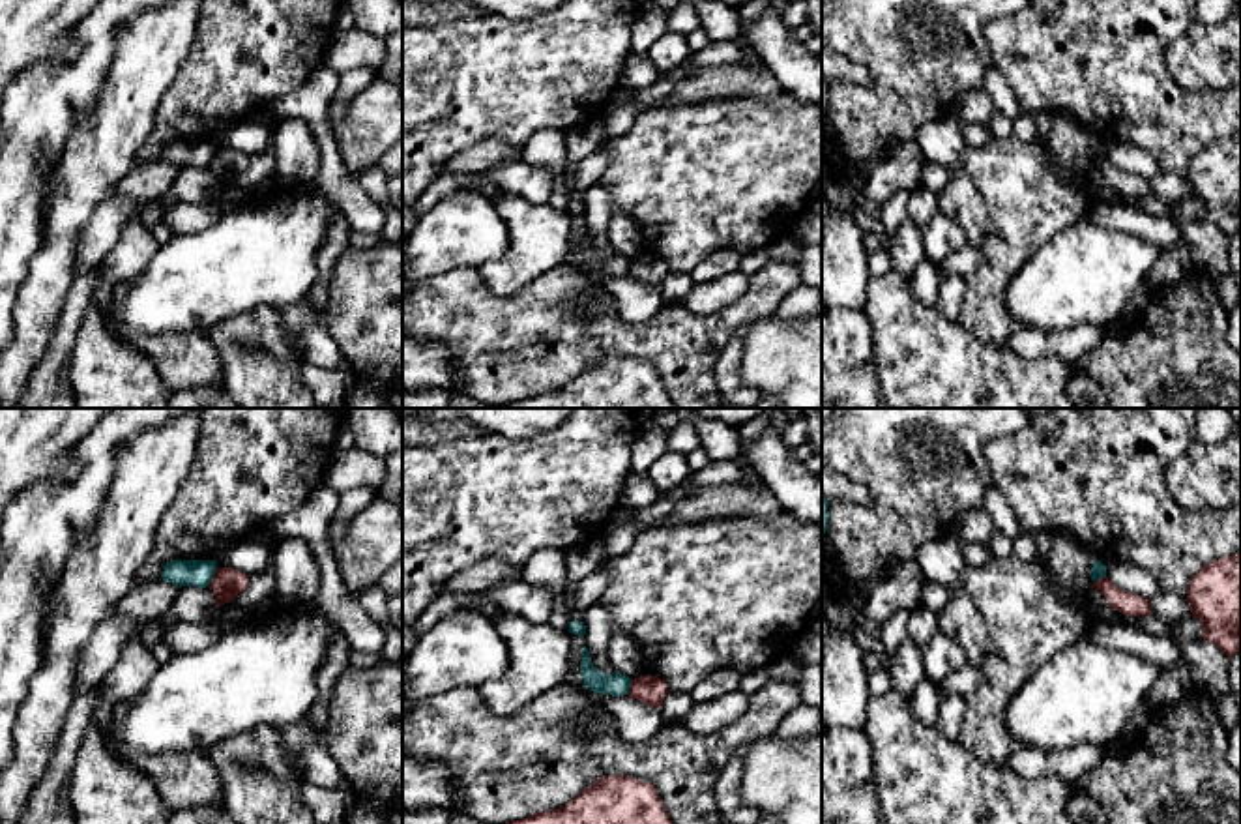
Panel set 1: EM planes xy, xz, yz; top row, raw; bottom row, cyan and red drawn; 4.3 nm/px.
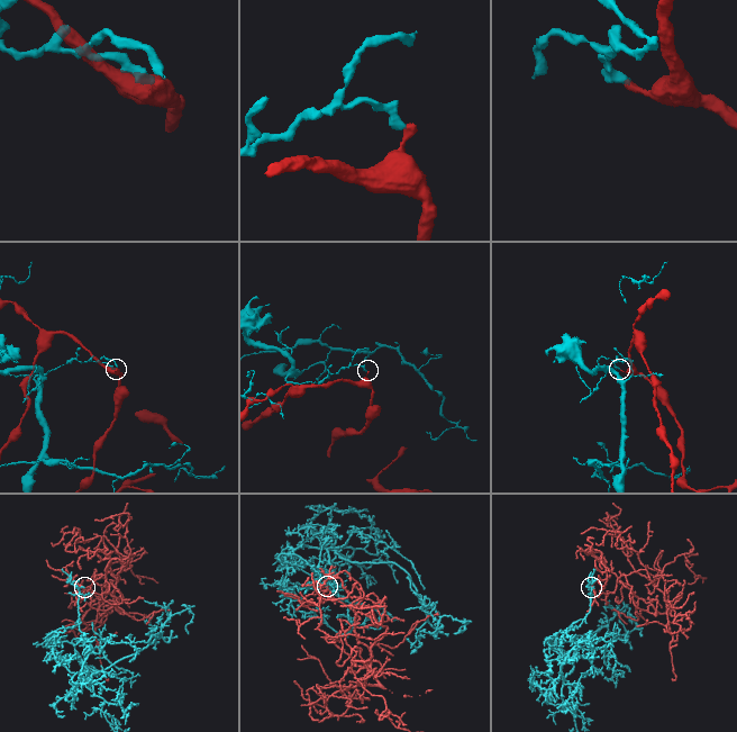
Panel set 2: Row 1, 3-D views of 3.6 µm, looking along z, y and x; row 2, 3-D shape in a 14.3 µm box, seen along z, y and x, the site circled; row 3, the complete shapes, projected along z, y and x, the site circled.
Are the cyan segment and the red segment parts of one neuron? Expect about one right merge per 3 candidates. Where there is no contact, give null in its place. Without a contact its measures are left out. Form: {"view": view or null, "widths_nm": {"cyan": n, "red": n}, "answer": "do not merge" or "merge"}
{"view": "xy", "widths_nm": {"cyan": 110, "red": 140}, "answer": "do not merge"}

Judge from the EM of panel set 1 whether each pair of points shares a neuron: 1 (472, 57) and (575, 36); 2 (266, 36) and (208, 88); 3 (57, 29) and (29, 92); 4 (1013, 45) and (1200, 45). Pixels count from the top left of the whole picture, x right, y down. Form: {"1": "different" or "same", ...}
{"1": "same", "2": "same", "3": "different", "4": "different"}

